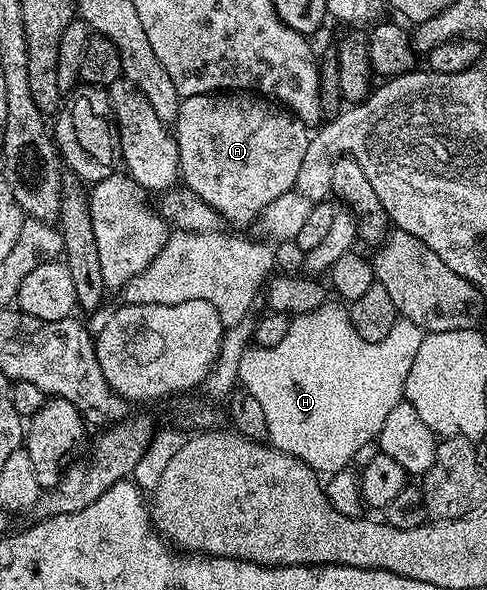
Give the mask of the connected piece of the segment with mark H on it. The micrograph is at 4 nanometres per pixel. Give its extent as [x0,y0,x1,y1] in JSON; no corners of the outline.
[237,302,426,474]

